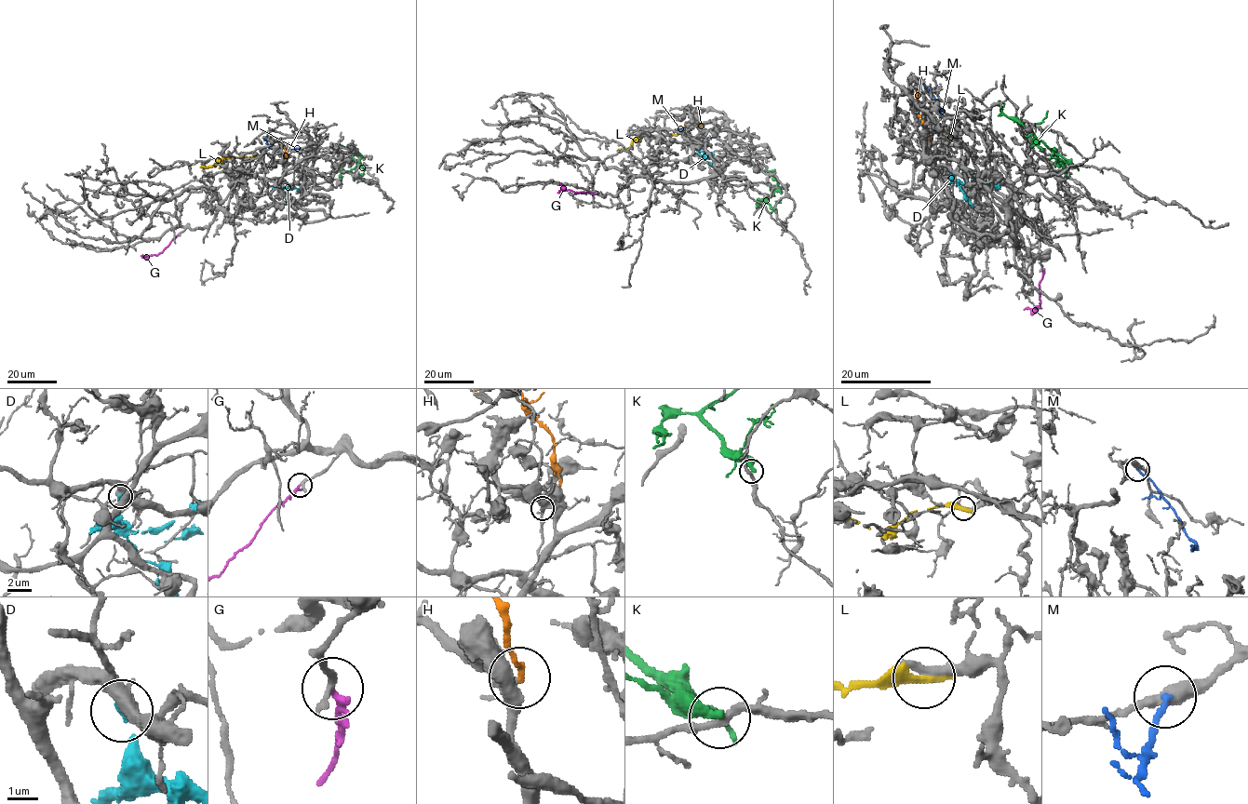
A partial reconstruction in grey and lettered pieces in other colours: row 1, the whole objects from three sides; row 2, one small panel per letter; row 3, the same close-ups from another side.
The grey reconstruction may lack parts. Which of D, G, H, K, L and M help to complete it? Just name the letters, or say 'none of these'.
G

